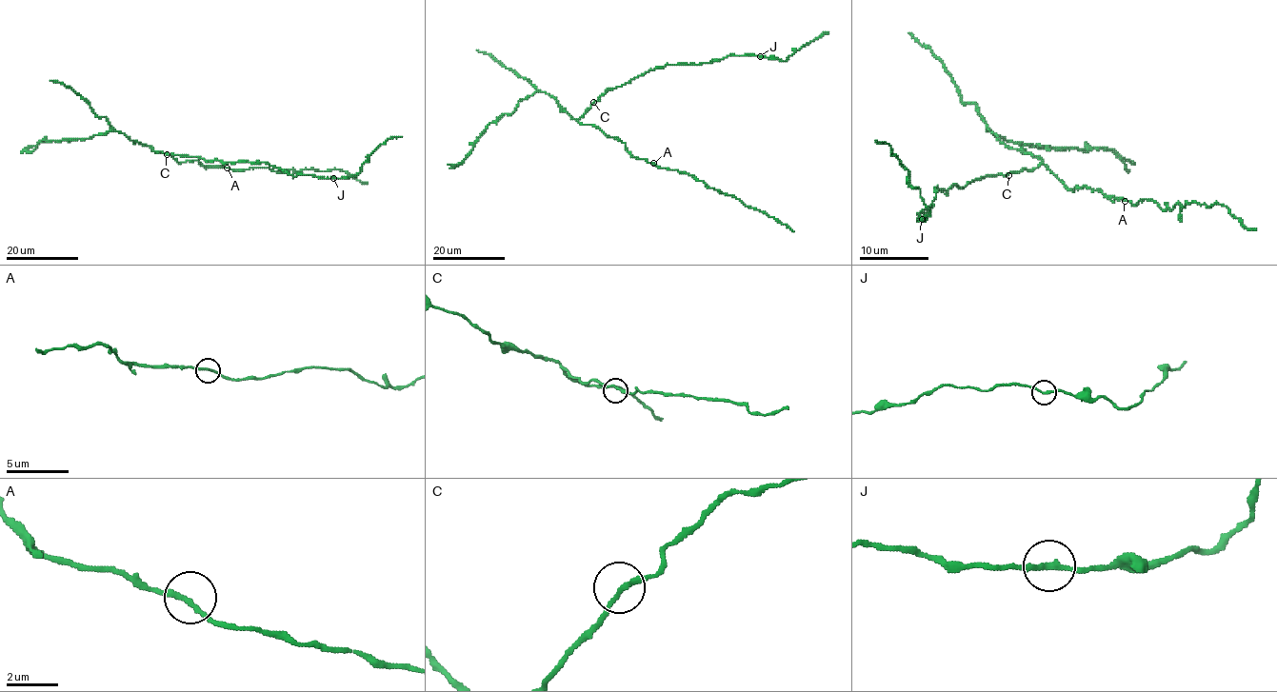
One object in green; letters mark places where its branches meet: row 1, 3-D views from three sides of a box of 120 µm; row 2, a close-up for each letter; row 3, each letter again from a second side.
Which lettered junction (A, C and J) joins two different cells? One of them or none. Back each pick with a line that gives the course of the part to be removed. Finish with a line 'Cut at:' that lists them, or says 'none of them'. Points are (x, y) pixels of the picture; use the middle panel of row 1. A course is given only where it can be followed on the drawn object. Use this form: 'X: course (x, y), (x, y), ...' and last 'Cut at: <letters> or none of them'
Cut at: none of them

